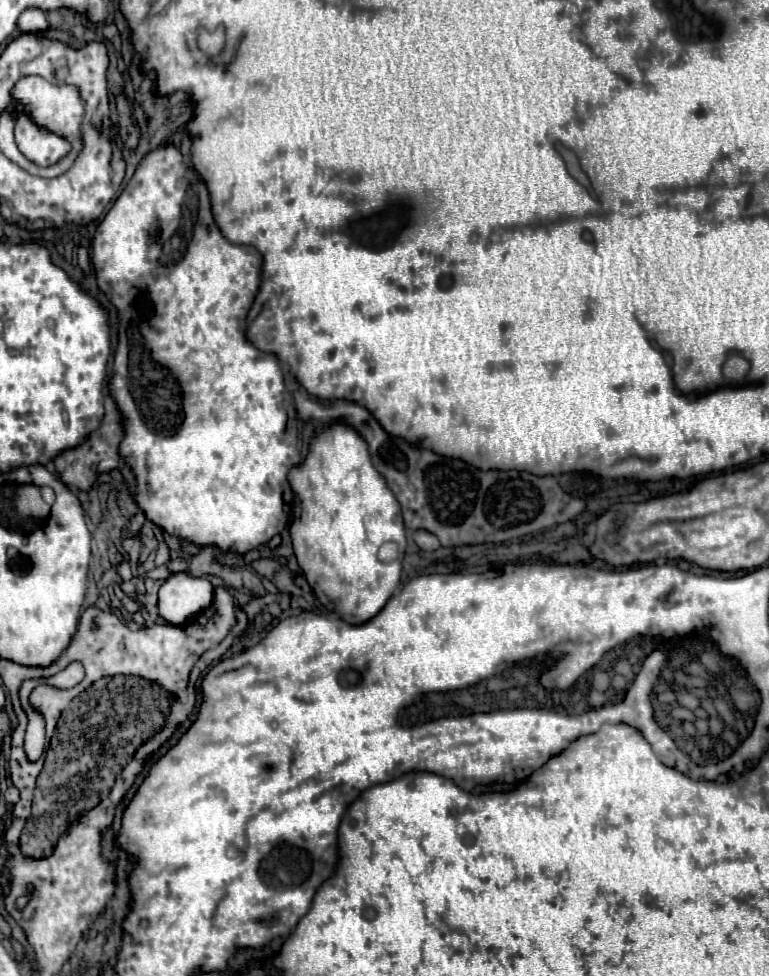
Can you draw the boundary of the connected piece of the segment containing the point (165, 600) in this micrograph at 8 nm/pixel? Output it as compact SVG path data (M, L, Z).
M188 571L170 575L158 593L158 611L172 625L184 625L214 601L214 585Z

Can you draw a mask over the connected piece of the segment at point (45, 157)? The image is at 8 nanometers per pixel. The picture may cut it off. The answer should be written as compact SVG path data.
M20 117L16 123L16 143L20 151L36 165L52 165L70 151L68 141L38 129L28 117Z

